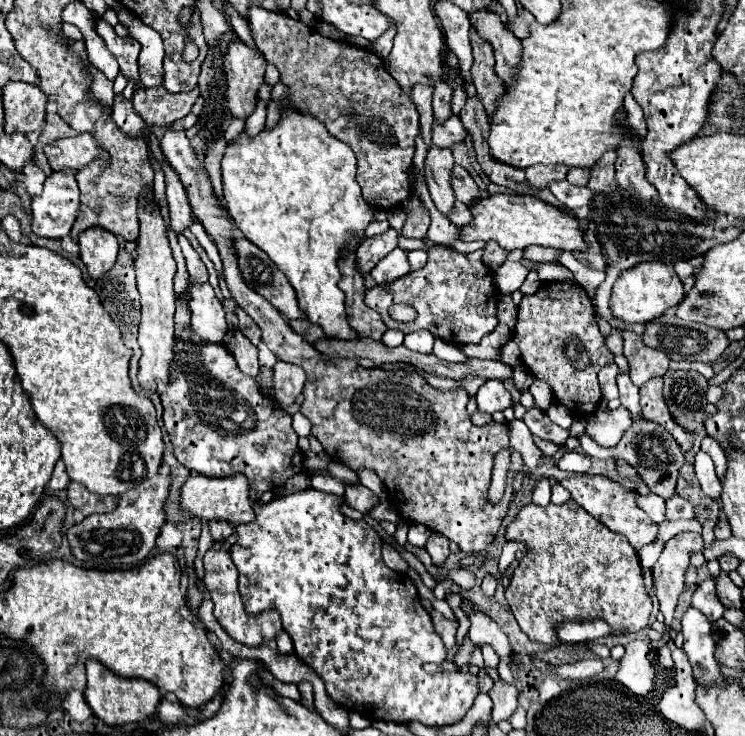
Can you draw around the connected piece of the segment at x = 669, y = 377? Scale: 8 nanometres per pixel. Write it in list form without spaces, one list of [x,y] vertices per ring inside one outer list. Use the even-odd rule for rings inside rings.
[[[666,371],[664,399],[678,425],[694,433],[706,421],[706,389],[708,379],[698,371]]]

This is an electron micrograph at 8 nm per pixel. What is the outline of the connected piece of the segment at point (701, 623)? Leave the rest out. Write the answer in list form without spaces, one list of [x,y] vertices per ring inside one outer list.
[[[686,609],[682,617],[682,635],[684,651],[694,669],[694,679],[698,685],[722,685],[726,679],[720,671],[718,661],[714,659],[714,637],[712,623],[698,609]]]

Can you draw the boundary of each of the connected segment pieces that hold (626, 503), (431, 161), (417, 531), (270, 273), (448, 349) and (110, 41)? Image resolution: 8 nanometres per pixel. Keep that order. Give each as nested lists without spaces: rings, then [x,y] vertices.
[[[572,475],[560,481],[564,489],[570,491],[570,499],[582,505],[594,519],[604,523],[610,531],[622,533],[628,537],[630,545],[640,551],[644,545],[652,543],[658,533],[658,525],[636,505],[634,501],[634,491],[620,487],[618,483],[602,477],[602,475]]]
[[[436,145],[428,147],[428,155],[424,159],[426,185],[428,185],[430,197],[436,203],[438,211],[442,211],[444,215],[454,205],[454,191],[450,187],[452,167],[454,167],[454,157],[450,149],[436,147]]]
[[[412,523],[408,529],[408,543],[414,547],[424,547],[426,541],[430,537],[430,529],[420,525],[420,523]]]
[[[238,239],[238,263],[242,267],[246,285],[268,299],[286,319],[304,317],[298,307],[296,293],[290,287],[290,281],[280,269],[276,269],[270,257],[262,253],[262,249],[254,247],[254,243],[250,243],[248,239]]]
[[[436,339],[434,355],[440,359],[446,359],[446,361],[452,361],[452,363],[466,363],[466,355],[458,347],[454,347],[450,343],[442,343],[442,339]]]
[[[98,19],[96,23],[96,31],[98,35],[104,39],[106,47],[112,51],[112,55],[118,59],[118,65],[120,65],[120,71],[124,73],[126,79],[134,79],[138,83],[138,41],[134,41],[132,37],[118,37],[114,33],[114,29]]]

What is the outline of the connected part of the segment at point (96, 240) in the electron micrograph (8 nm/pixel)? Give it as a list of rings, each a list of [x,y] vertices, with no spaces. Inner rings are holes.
[[[90,227],[78,239],[80,257],[90,273],[90,277],[98,279],[116,263],[118,255],[118,239],[114,233],[102,227]]]

